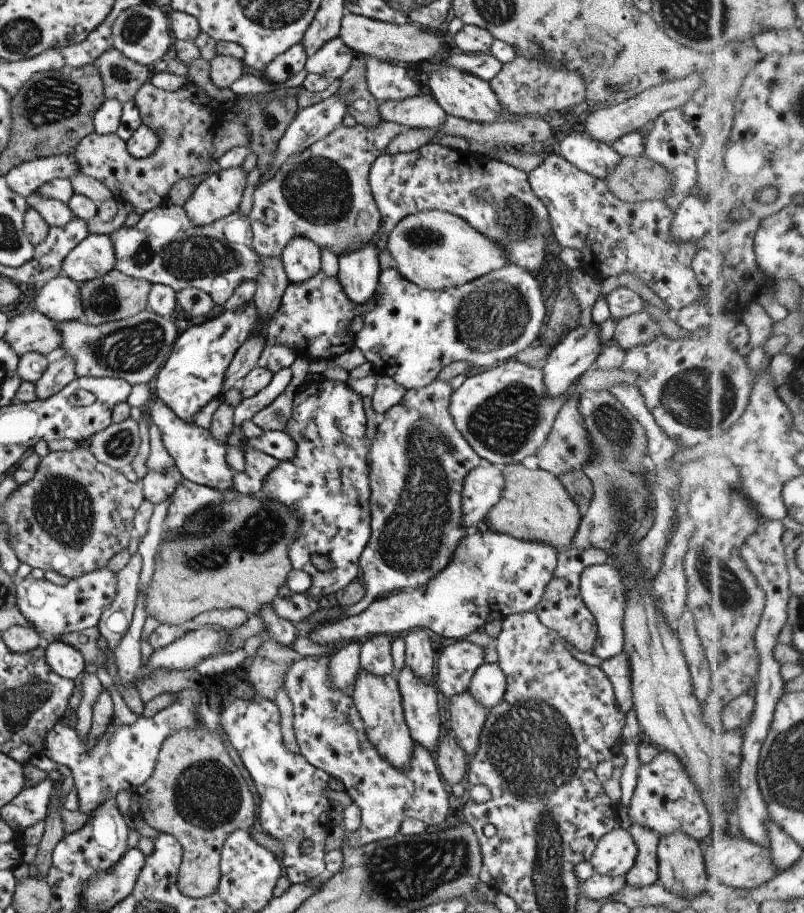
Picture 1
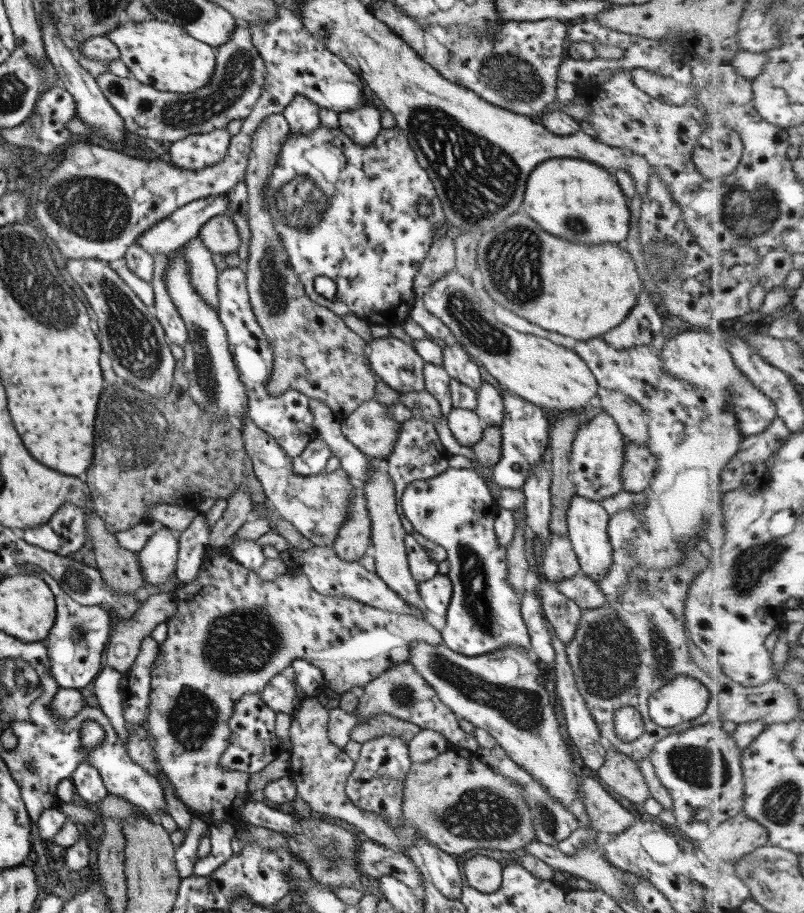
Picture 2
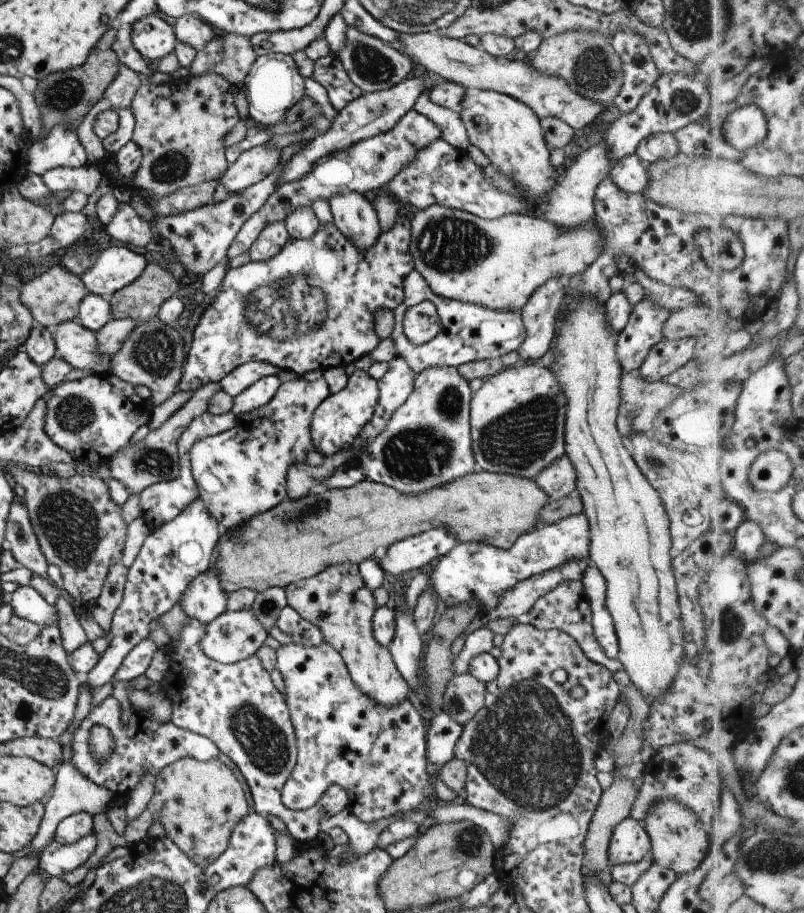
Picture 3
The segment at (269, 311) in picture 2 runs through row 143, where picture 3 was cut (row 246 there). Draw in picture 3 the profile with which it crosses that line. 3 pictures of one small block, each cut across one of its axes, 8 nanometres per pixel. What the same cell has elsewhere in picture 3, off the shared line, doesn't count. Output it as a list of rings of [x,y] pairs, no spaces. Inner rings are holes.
[[[283,221],[267,224],[248,248],[249,260],[261,262],[269,260],[271,256],[275,256],[283,248],[288,238]]]

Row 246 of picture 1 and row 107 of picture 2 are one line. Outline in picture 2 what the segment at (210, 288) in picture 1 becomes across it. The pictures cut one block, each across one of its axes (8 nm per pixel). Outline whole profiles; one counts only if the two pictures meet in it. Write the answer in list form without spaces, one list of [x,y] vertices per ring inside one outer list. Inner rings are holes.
[[[237,21],[228,41],[215,48],[214,71],[207,85],[188,93],[161,92],[135,78],[121,78],[106,72],[95,78],[103,96],[123,121],[127,132],[151,144],[172,143],[189,134],[225,129],[230,120],[244,120],[261,94],[264,64],[252,44],[247,24]]]

